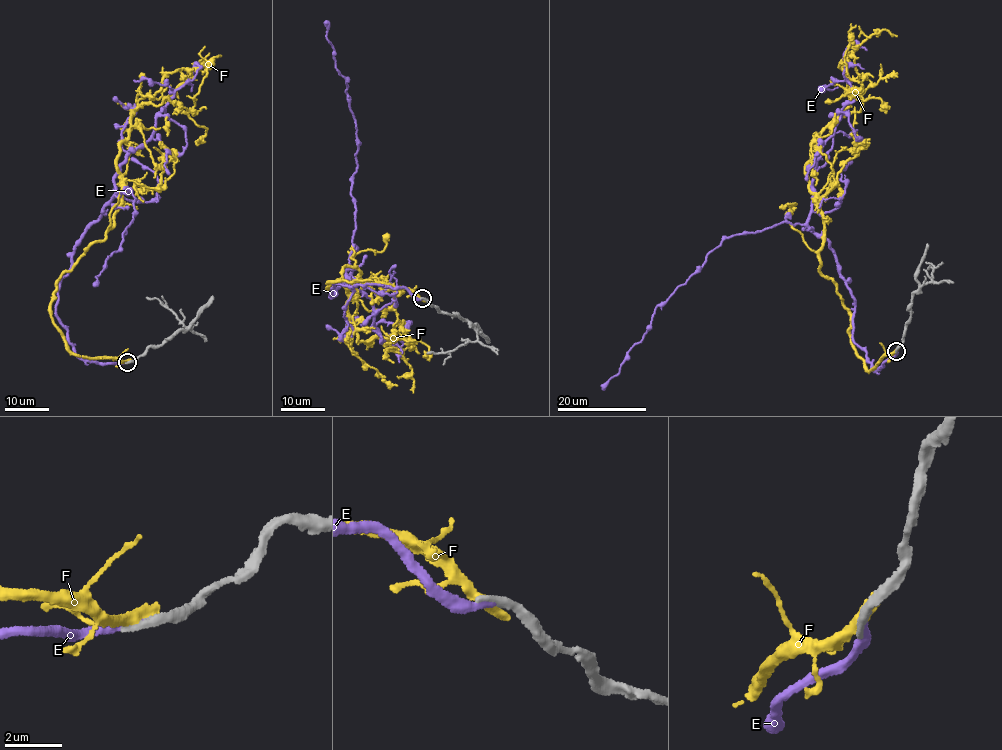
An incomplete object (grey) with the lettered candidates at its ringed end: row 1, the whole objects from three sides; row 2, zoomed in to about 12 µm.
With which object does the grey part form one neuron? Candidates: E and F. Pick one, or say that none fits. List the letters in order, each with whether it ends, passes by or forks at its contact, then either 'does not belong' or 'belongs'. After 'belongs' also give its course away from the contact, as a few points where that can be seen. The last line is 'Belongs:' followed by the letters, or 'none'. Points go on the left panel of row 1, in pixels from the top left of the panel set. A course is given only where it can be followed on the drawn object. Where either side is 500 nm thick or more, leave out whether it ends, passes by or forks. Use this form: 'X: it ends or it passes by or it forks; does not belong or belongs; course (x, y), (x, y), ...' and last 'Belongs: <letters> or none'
E: it ends; belongs; course (126, 363), (80, 358), (56, 313), (59, 281), (84, 231), (129, 189), (136, 215), (94, 285)
F: it ends; does not belong
Belongs: E

